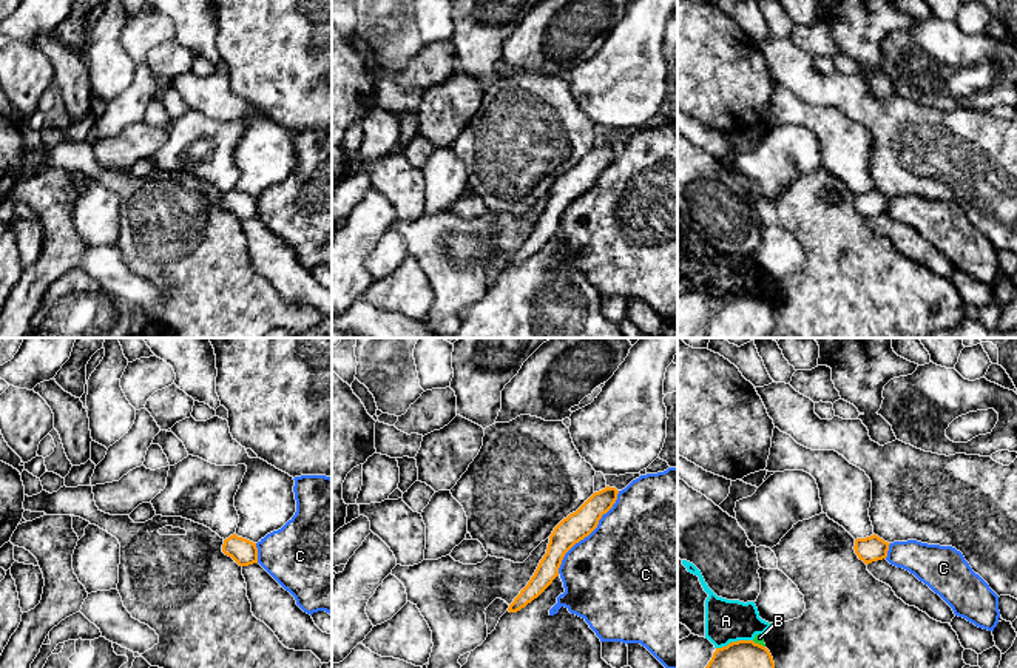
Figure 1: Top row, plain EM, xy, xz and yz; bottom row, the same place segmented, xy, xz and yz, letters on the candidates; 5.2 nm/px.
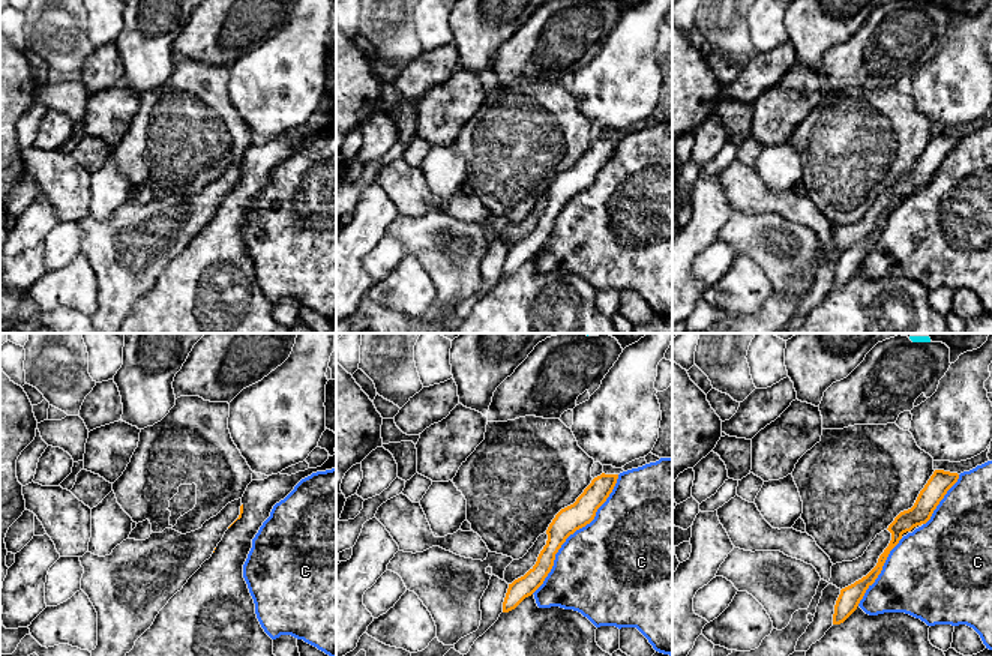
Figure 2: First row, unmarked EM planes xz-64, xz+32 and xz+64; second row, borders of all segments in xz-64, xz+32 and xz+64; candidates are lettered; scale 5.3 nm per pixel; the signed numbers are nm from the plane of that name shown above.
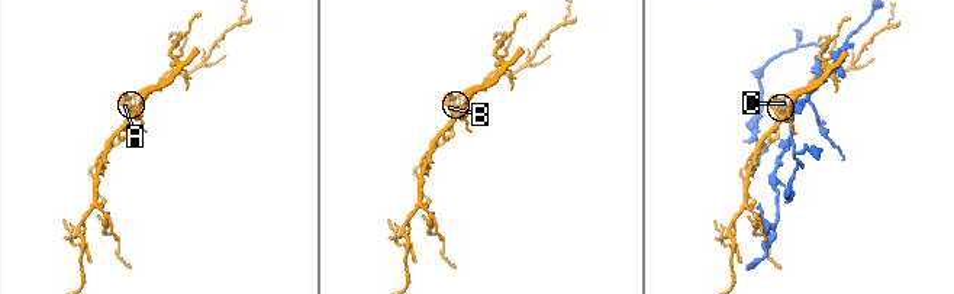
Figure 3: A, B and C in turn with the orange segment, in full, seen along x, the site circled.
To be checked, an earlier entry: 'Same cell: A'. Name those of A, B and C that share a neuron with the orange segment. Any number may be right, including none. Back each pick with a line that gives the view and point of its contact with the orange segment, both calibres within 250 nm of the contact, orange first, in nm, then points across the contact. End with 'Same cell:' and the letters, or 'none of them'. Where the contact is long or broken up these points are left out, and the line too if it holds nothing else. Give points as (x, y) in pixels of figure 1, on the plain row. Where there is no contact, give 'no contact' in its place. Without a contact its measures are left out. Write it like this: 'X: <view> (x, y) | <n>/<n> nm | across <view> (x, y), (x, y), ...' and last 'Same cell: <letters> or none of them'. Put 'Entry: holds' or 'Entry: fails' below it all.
C: xz (588, 188) | 150/500 nm
Same cell: C
Entry: fails

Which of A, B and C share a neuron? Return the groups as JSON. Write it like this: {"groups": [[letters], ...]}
{"groups": [["A", "B"], ["C"]]}

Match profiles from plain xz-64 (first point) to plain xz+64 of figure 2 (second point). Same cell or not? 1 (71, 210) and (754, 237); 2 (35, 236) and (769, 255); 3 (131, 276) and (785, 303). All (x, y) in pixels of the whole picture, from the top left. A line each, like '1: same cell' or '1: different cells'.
1: different cells
2: different cells
3: different cells

